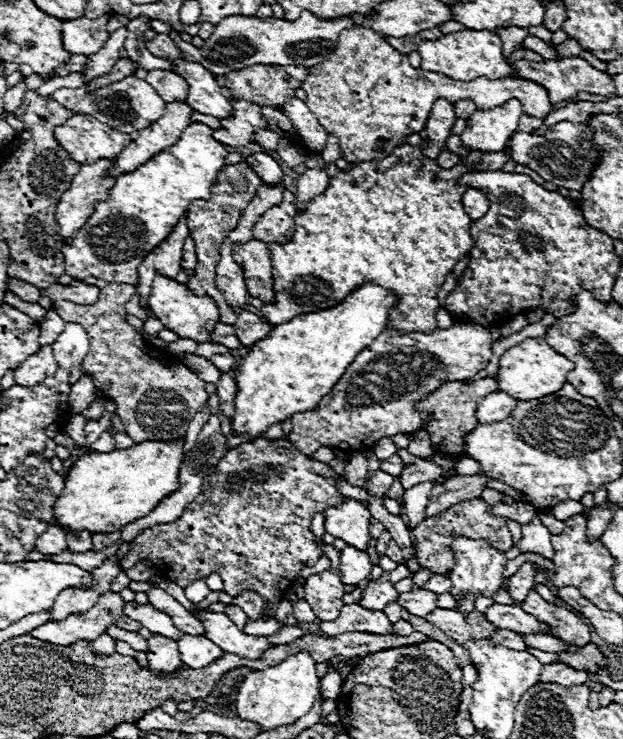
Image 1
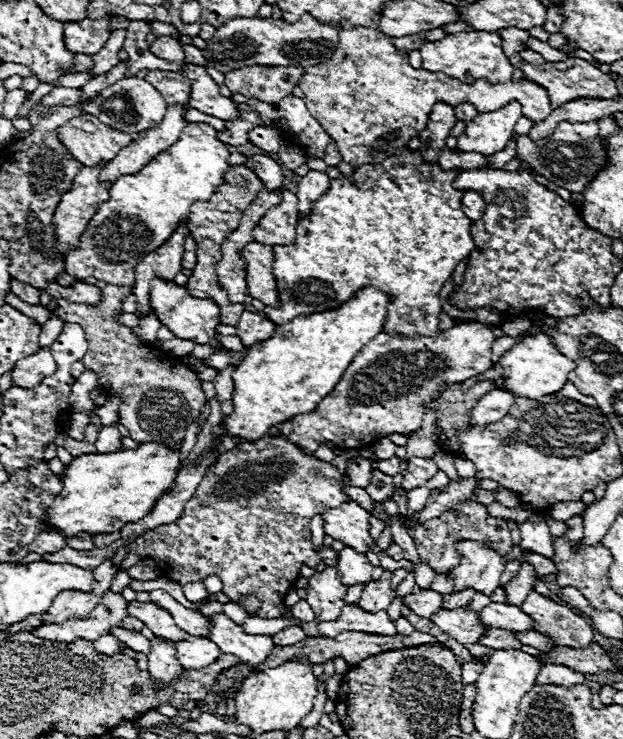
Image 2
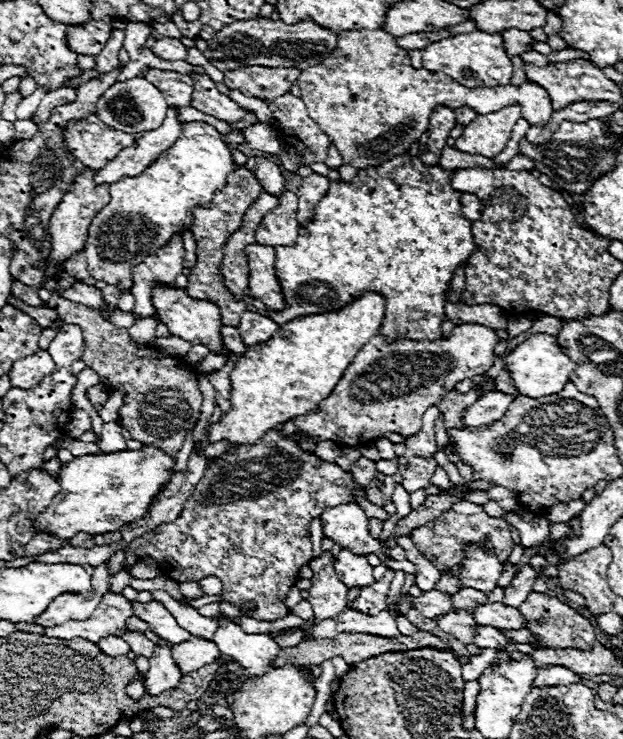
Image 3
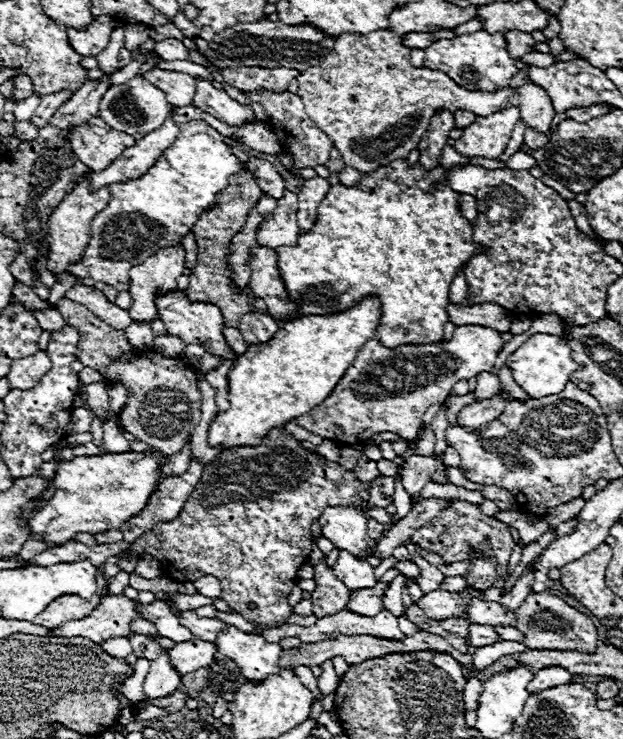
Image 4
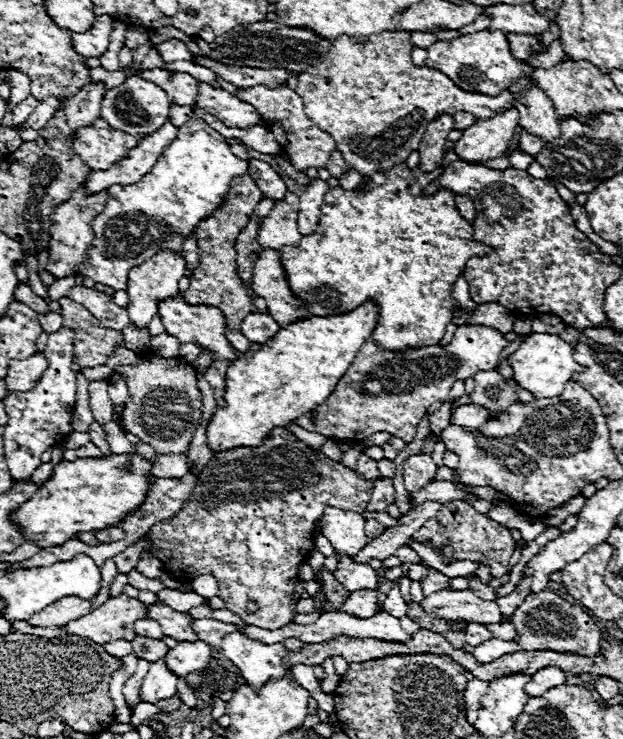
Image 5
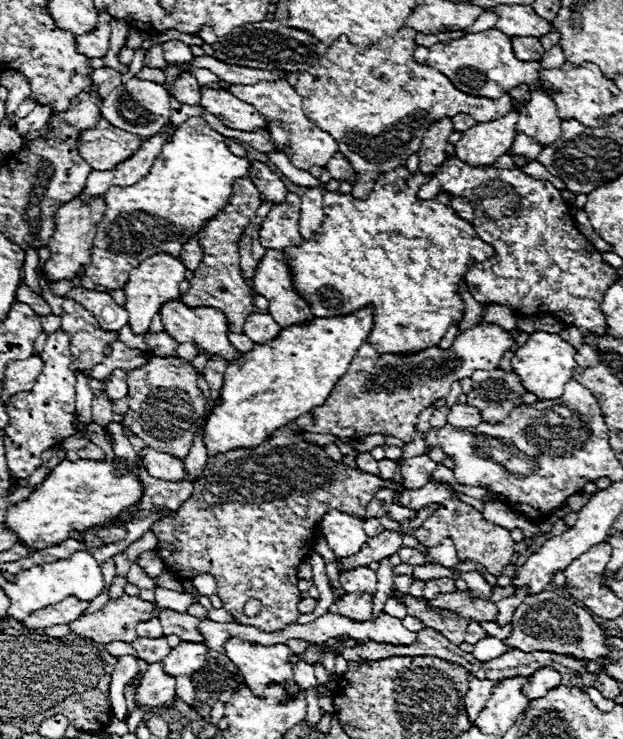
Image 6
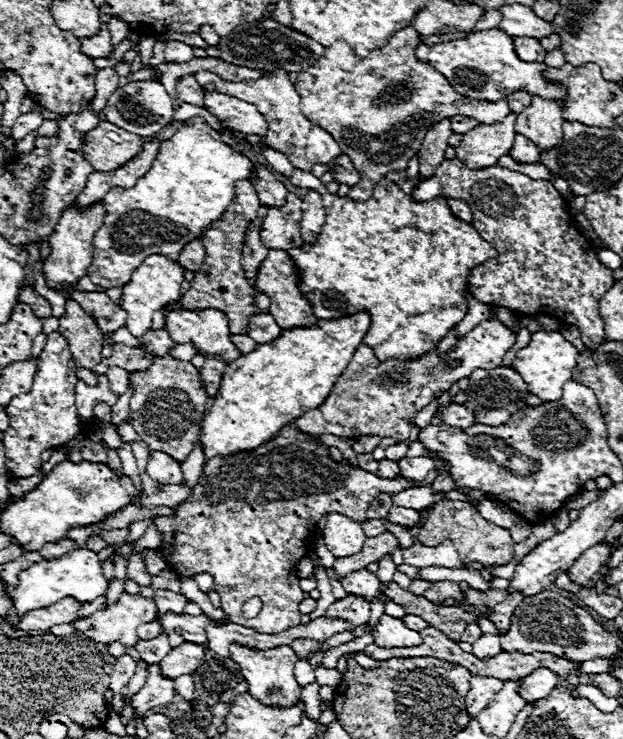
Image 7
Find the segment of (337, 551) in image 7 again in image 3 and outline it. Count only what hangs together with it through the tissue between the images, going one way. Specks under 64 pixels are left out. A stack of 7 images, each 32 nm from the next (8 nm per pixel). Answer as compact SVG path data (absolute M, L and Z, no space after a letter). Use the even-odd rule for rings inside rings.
M356 502L326 508L320 518L324 536L342 544L342 548L350 548L356 554L373 553L392 570L406 570L406 574L416 574L416 566L409 560L396 561L382 552L379 541L368 534L366 512Z

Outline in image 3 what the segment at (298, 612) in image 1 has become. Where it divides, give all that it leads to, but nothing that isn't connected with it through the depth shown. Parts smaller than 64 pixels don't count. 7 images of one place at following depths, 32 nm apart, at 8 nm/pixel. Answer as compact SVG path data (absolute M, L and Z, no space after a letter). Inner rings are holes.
M308 600L298 602L298 604L292 608L292 614L298 616L298 618L302 618L302 620L312 620L312 618L314 618L314 614L312 614L312 606L310 606Z

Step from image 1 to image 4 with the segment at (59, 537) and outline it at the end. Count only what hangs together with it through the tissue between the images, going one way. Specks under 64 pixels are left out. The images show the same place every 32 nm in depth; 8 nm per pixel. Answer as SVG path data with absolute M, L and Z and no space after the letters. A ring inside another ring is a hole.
M32 538L32 540L28 540L28 542L24 544L24 548L20 550L20 554L18 554L14 560L28 560L28 558L32 558L32 556L36 556L36 554L52 548L52 546L58 546L58 544L44 544L44 540Z

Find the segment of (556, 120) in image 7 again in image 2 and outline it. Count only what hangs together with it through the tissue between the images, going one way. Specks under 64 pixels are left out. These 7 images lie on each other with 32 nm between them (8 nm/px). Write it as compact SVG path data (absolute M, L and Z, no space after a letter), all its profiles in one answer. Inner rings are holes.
M374 28L340 30L340 40L332 56L318 66L306 68L306 74L302 76L298 86L304 90L304 104L308 106L310 114L336 140L342 158L352 166L378 164L386 156L396 154L402 146L408 144L412 136L418 136L426 128L428 114L432 112L434 102L440 102L440 100L444 100L450 106L458 106L460 102L470 102L476 106L478 112L490 112L490 110L502 108L510 100L518 100L522 104L524 116L536 122L546 120L548 114L552 112L546 88L538 86L536 82L510 80L508 84L488 84L488 80L478 80L476 84L460 84L460 80L452 80L450 76L444 76L442 72L428 72L422 68L416 70L410 66L408 54L394 48L394 44L390 42L390 36Z

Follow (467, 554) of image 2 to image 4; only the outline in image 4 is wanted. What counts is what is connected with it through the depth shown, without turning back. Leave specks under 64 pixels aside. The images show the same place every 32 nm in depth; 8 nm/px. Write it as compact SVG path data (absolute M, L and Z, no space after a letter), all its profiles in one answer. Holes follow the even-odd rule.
M476 554L468 562L470 562L470 570L462 576L468 586L472 586L476 590L488 590L500 578L496 574L498 564L494 560L486 560L486 558L482 558L482 554Z

